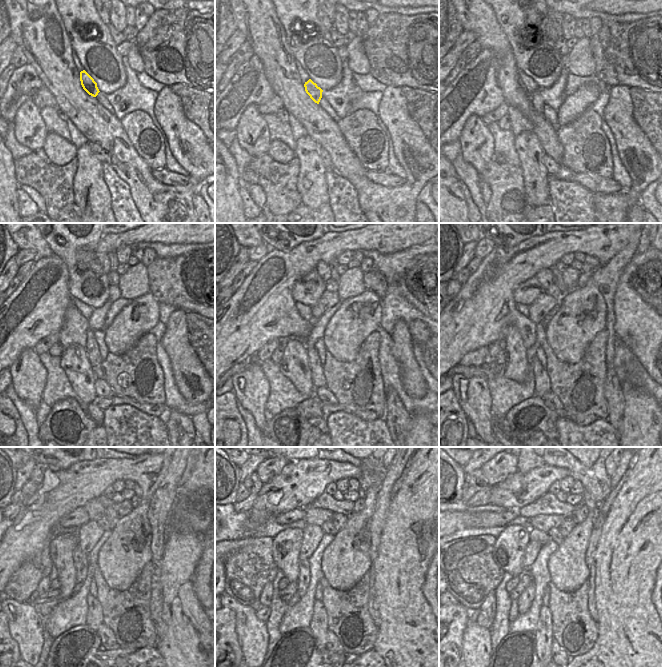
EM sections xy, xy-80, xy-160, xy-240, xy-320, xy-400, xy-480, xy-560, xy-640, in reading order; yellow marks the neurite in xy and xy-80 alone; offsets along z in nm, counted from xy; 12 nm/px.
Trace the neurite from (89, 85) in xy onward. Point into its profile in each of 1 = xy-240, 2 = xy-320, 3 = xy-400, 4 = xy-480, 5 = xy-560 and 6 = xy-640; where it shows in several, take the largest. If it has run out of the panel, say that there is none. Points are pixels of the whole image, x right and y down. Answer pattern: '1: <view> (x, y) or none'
1: xy-240 (91, 348)
2: xy-320 (318, 377)
3: xy-400 (541, 378)
4: xy-480 (94, 618)
5: xy-560 (319, 623)
6: xy-640 (544, 634)

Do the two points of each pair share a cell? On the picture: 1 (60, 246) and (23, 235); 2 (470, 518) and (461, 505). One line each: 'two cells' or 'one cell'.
1: two cells
2: two cells

